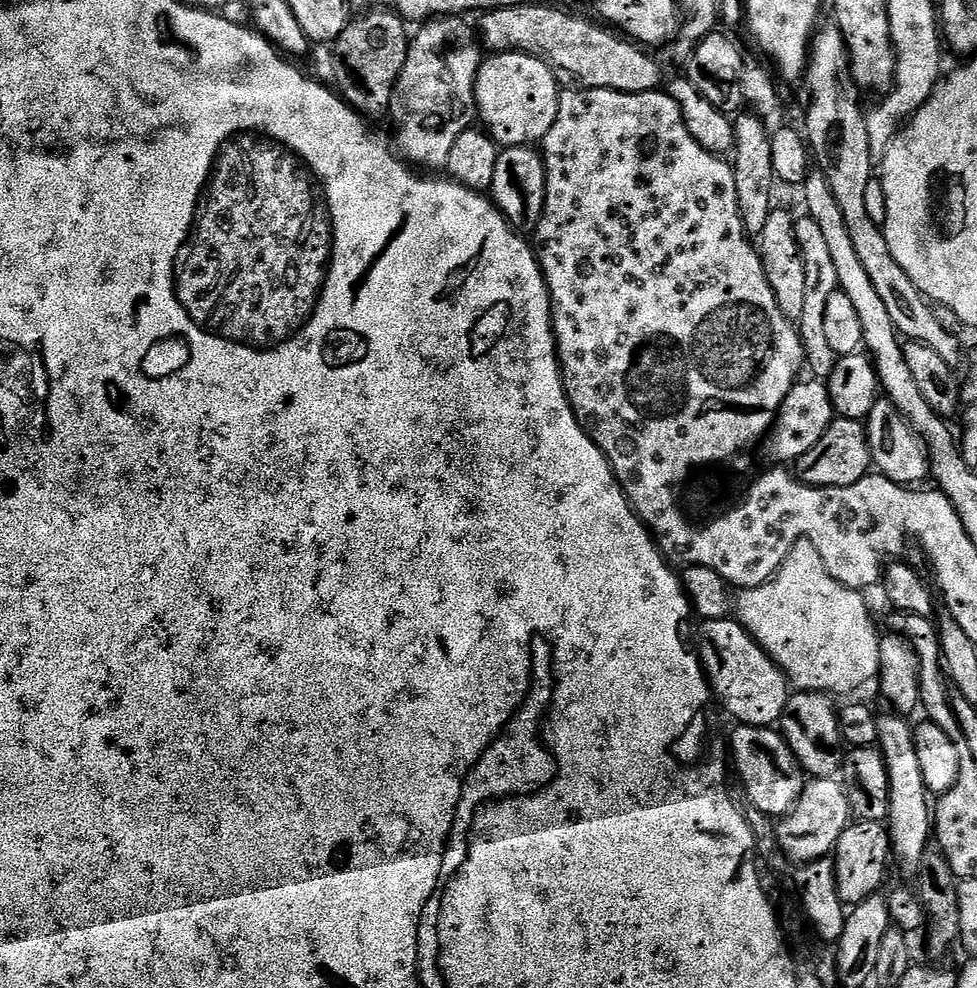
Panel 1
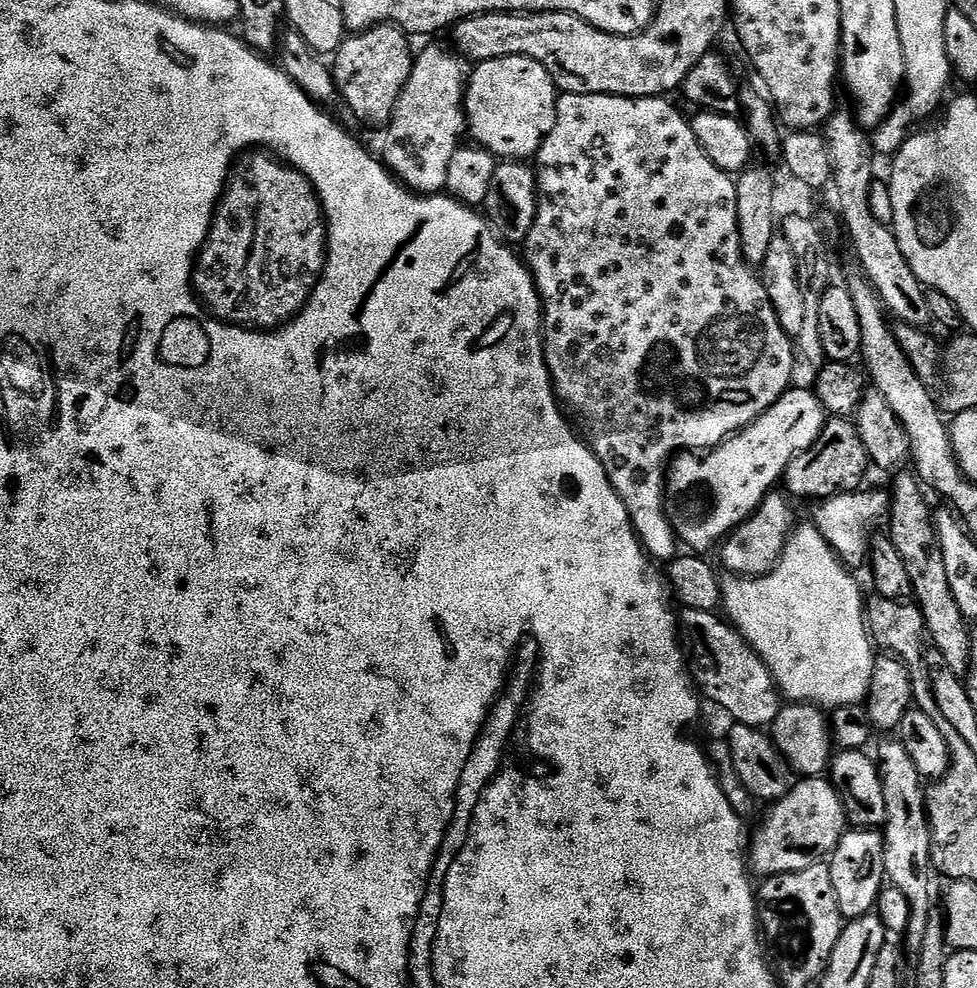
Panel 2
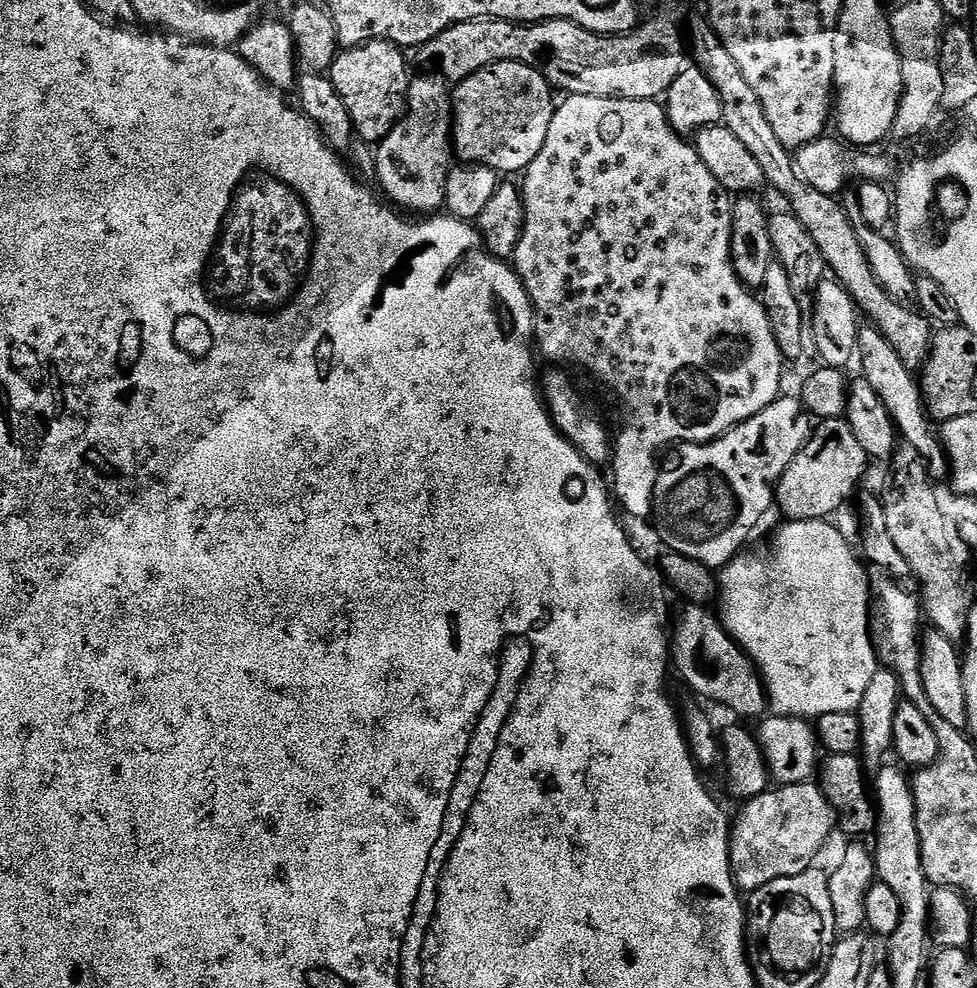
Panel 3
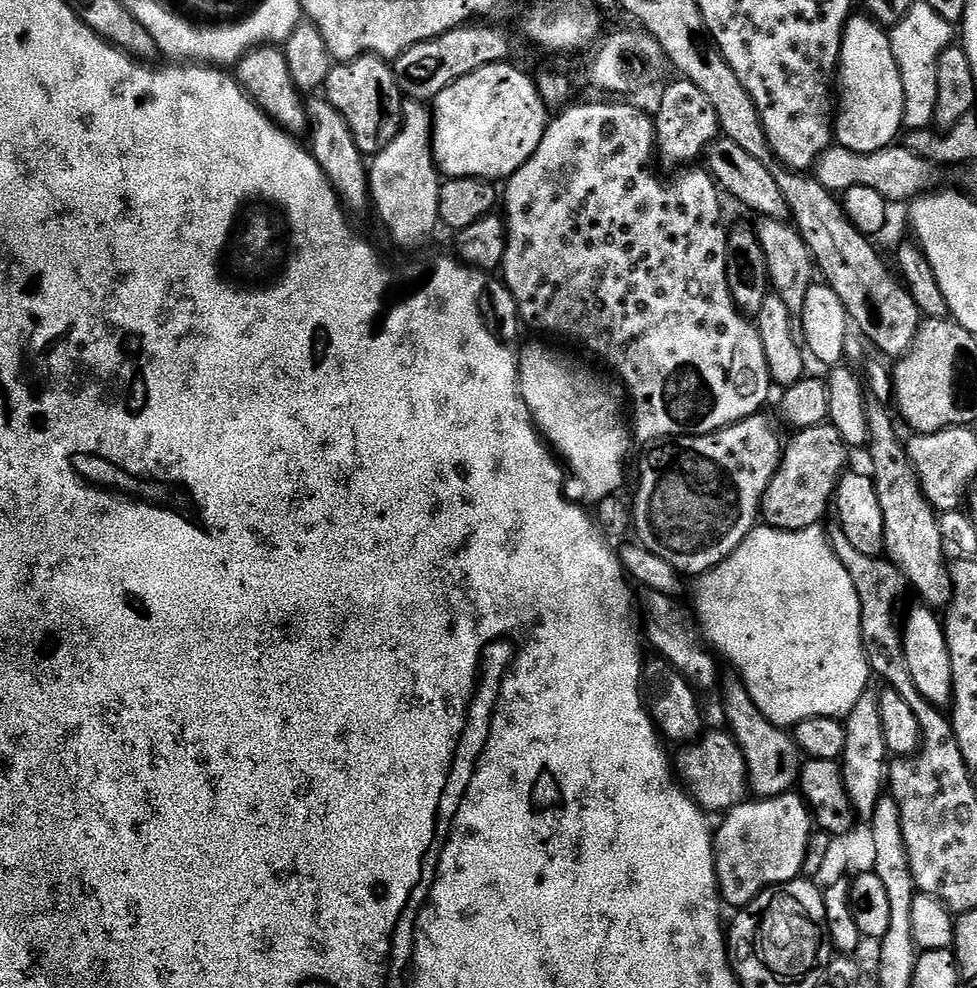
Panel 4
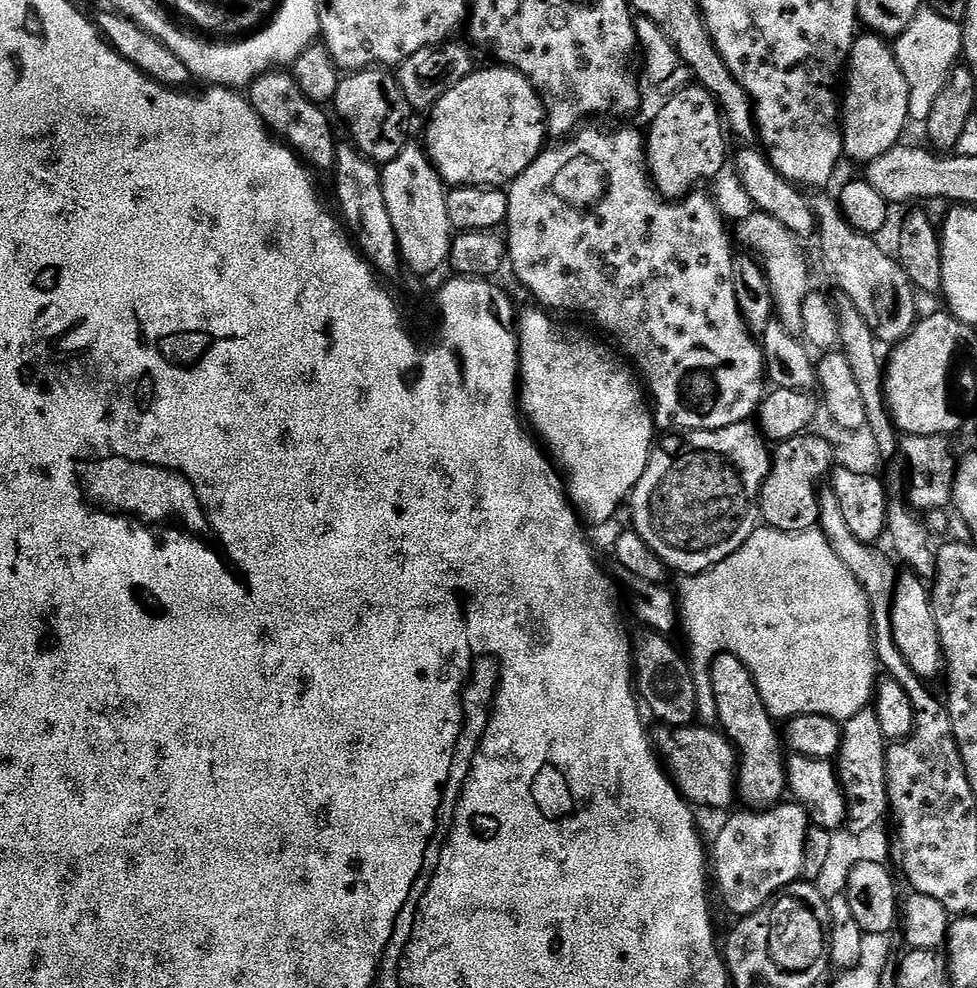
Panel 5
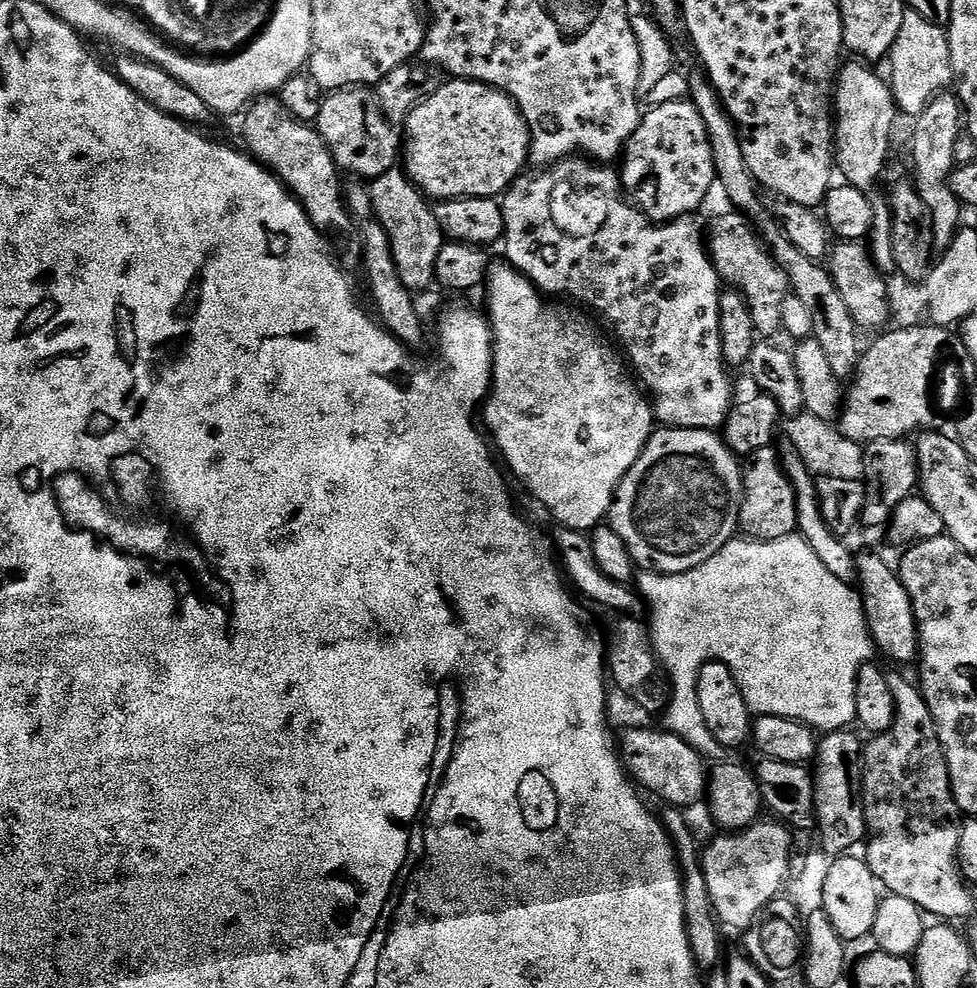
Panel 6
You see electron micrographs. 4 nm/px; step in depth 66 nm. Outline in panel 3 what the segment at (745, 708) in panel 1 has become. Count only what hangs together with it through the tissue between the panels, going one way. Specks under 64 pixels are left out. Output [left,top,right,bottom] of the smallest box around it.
[670,601,769,717]

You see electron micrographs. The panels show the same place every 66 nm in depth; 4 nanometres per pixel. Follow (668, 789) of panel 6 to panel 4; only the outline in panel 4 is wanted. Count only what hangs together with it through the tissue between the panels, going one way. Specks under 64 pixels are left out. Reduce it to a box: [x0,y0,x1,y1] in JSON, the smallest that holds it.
[674,731,750,813]

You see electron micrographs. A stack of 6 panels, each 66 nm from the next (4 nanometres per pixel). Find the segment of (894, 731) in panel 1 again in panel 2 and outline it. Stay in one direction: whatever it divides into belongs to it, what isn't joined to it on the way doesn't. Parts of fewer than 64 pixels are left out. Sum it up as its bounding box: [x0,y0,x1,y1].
[878,738,934,954]

